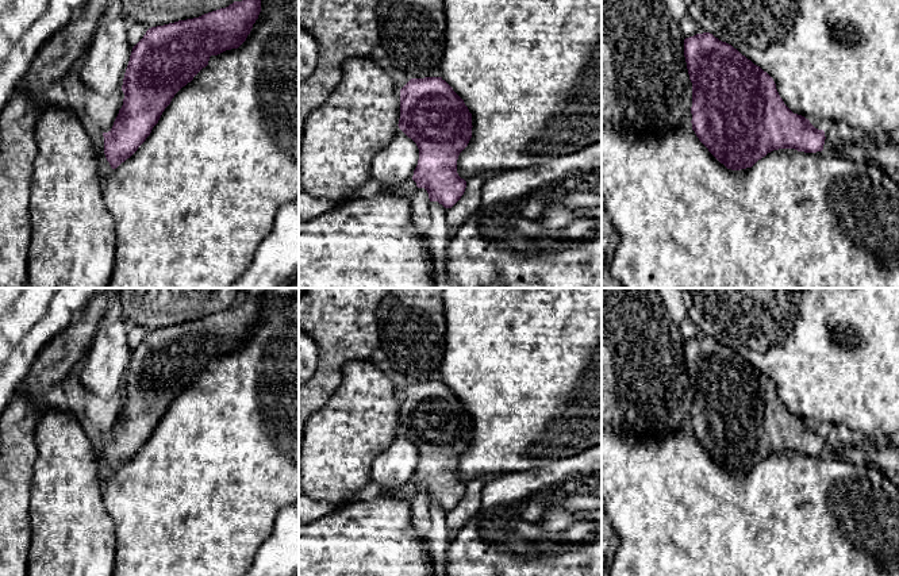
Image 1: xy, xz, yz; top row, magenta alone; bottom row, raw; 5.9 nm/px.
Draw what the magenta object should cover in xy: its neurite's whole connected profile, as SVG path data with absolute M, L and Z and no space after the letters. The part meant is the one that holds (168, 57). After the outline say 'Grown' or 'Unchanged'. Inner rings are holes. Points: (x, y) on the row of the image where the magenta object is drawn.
M261 0L234 1L199 18L151 27L132 47L123 105L104 137L112 169L150 135L174 95L208 65L211 55L238 49L261 12Z. Unchanged

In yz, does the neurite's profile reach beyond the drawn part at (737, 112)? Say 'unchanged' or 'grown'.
unchanged

